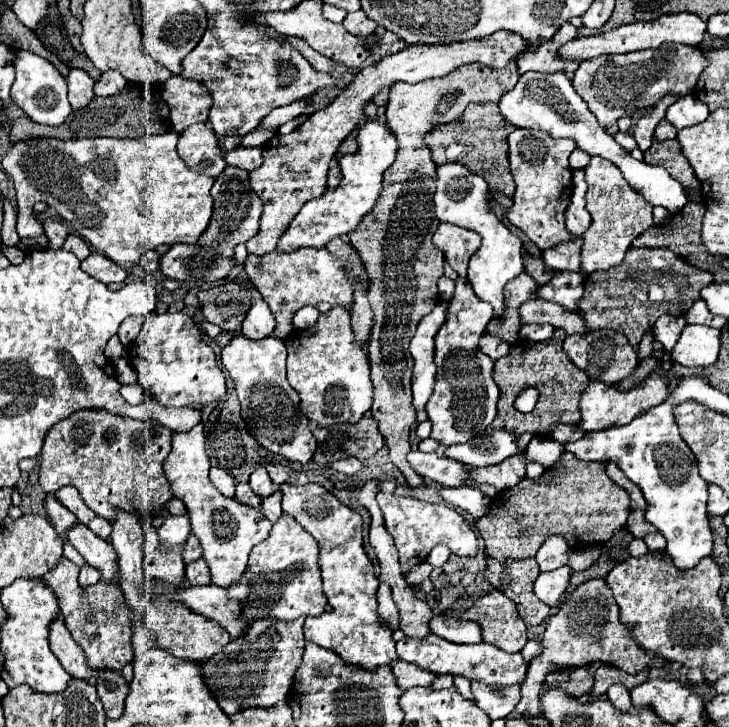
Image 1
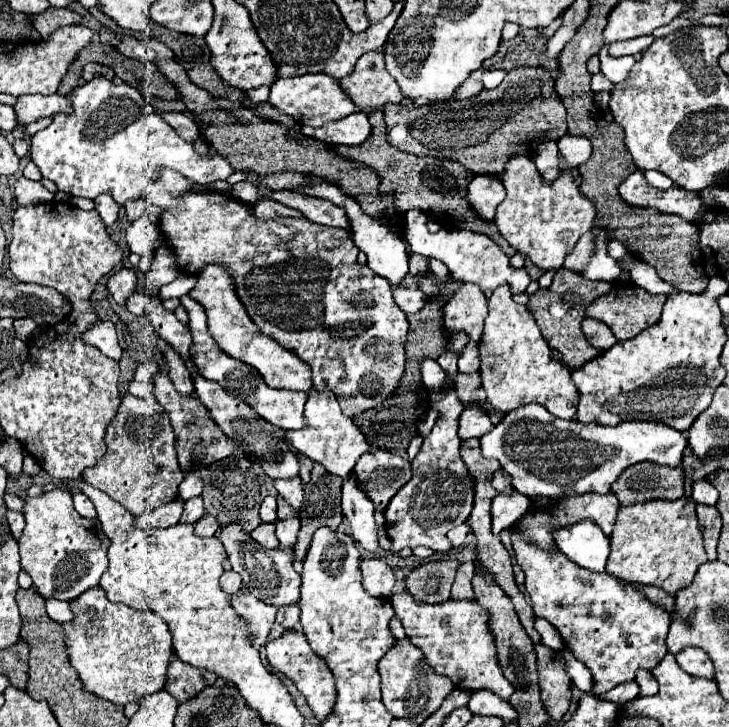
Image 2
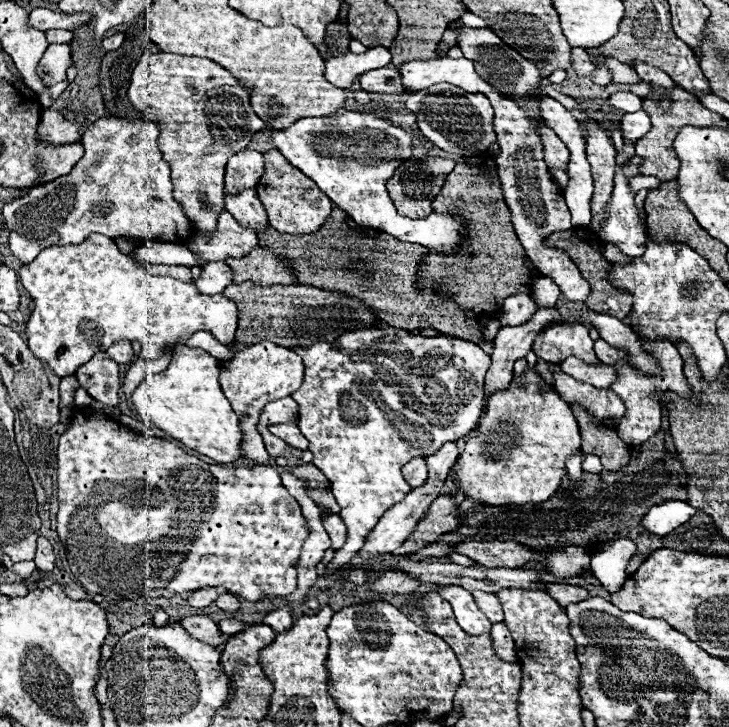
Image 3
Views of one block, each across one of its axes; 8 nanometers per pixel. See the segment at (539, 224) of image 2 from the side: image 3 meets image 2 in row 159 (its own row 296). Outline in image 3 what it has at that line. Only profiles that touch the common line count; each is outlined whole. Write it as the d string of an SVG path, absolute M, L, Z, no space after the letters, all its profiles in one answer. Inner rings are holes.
M514 294L514 296L508 296L508 300L504 300L504 306L498 318L502 326L518 326L530 320L530 316L536 310L540 310L540 306L534 304L530 294Z

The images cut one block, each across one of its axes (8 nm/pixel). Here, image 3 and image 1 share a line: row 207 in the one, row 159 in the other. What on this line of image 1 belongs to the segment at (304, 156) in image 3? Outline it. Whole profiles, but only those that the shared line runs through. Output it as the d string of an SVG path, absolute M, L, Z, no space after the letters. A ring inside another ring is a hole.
M368 120L362 128L358 128L358 150L354 154L344 154L338 158L340 166L340 184L328 188L322 196L312 198L302 206L302 210L294 216L288 230L278 238L278 250L282 254L296 252L300 248L324 248L332 238L350 234L358 228L362 218L374 208L380 198L380 182L384 170L394 162L396 156L396 140L386 124L378 120Z

